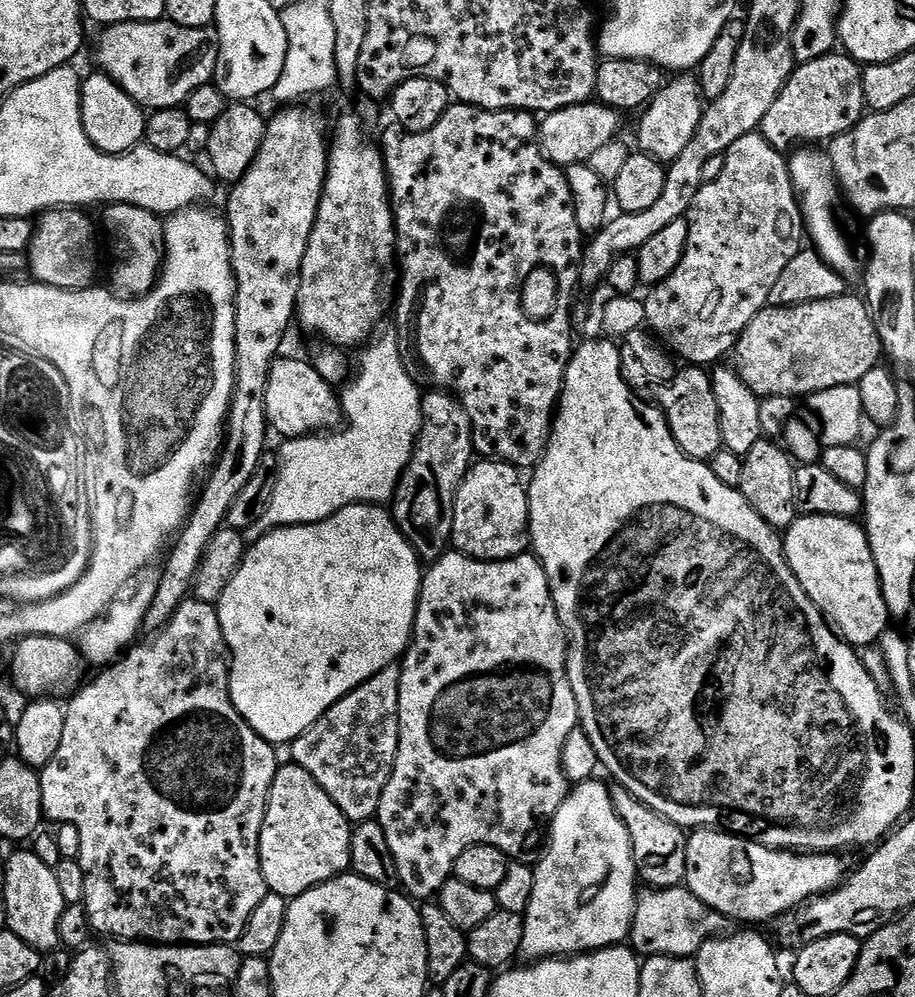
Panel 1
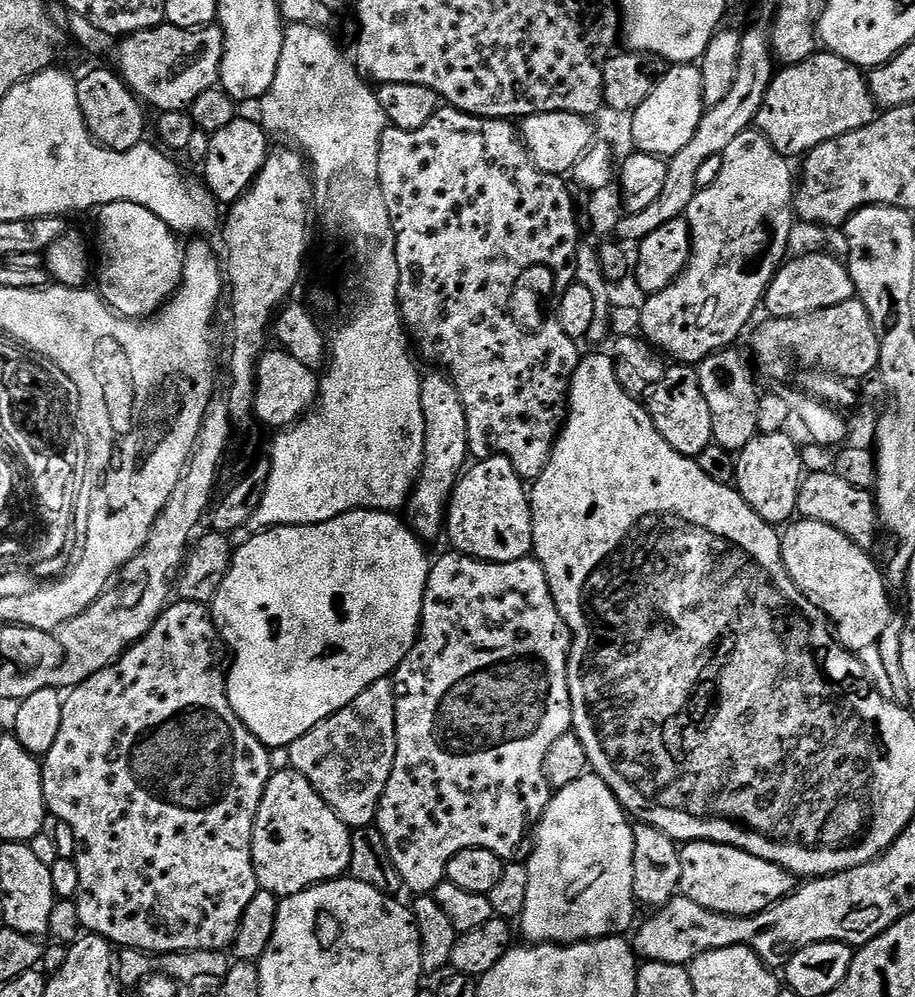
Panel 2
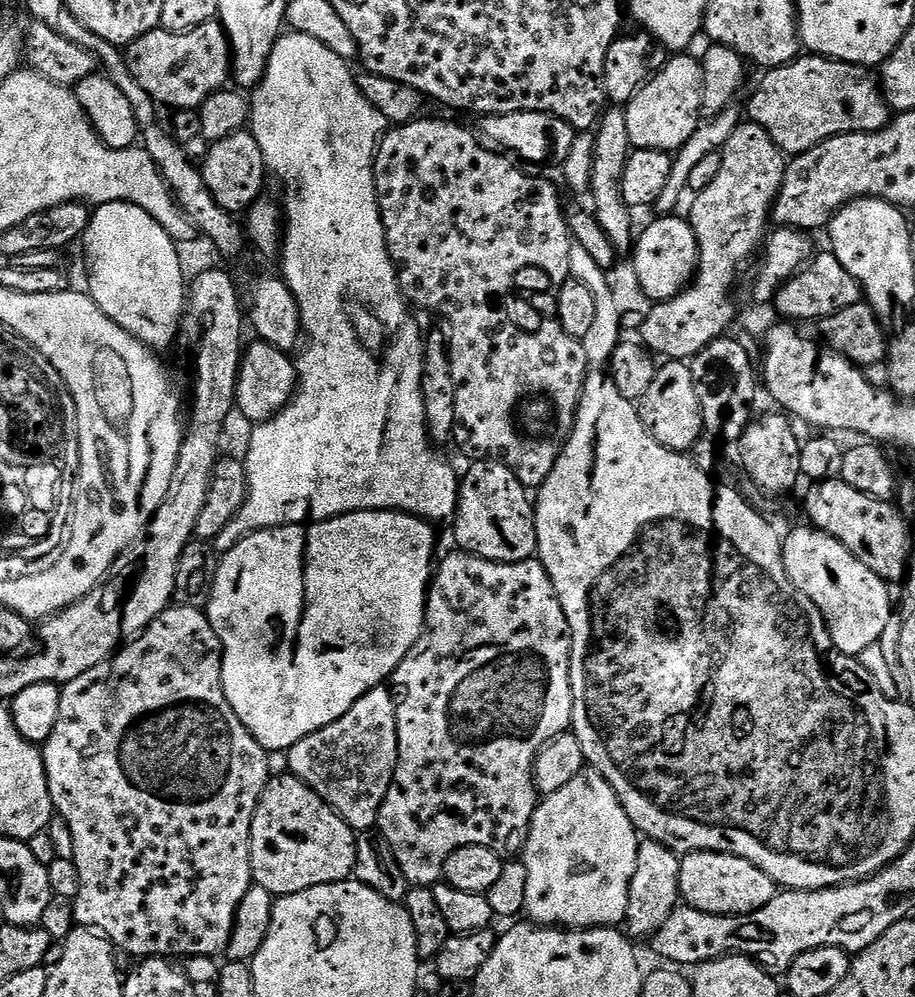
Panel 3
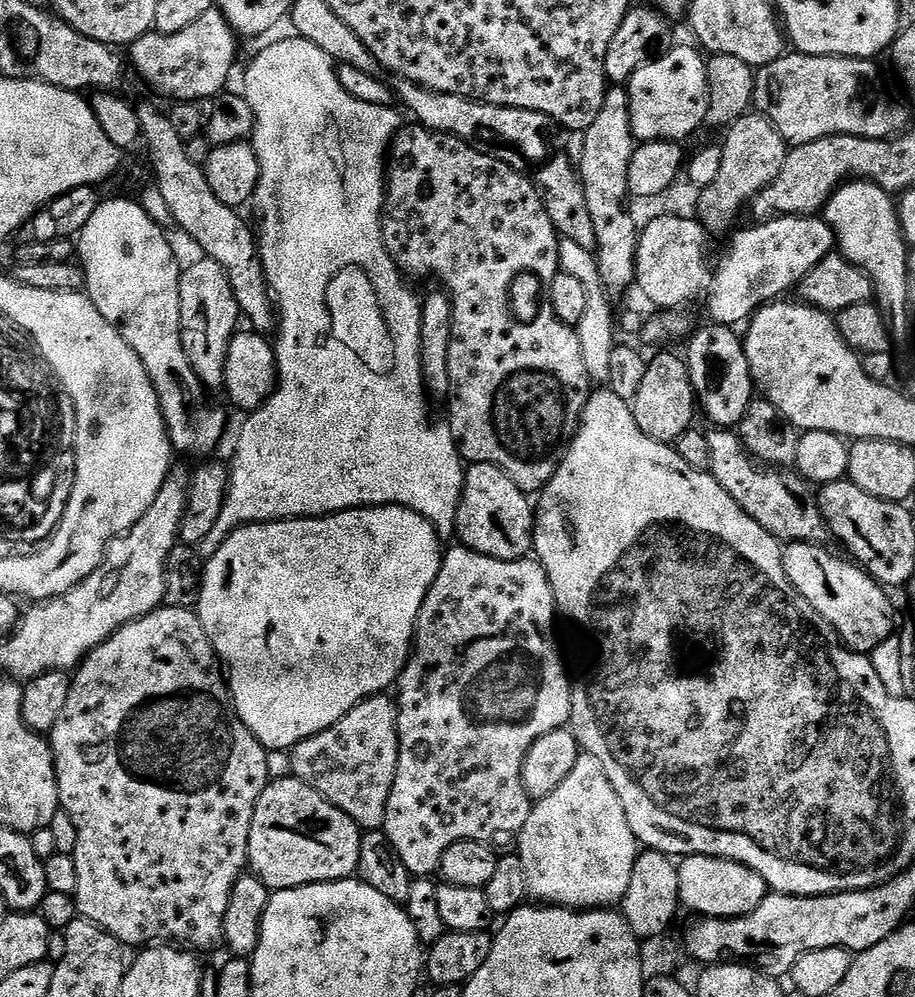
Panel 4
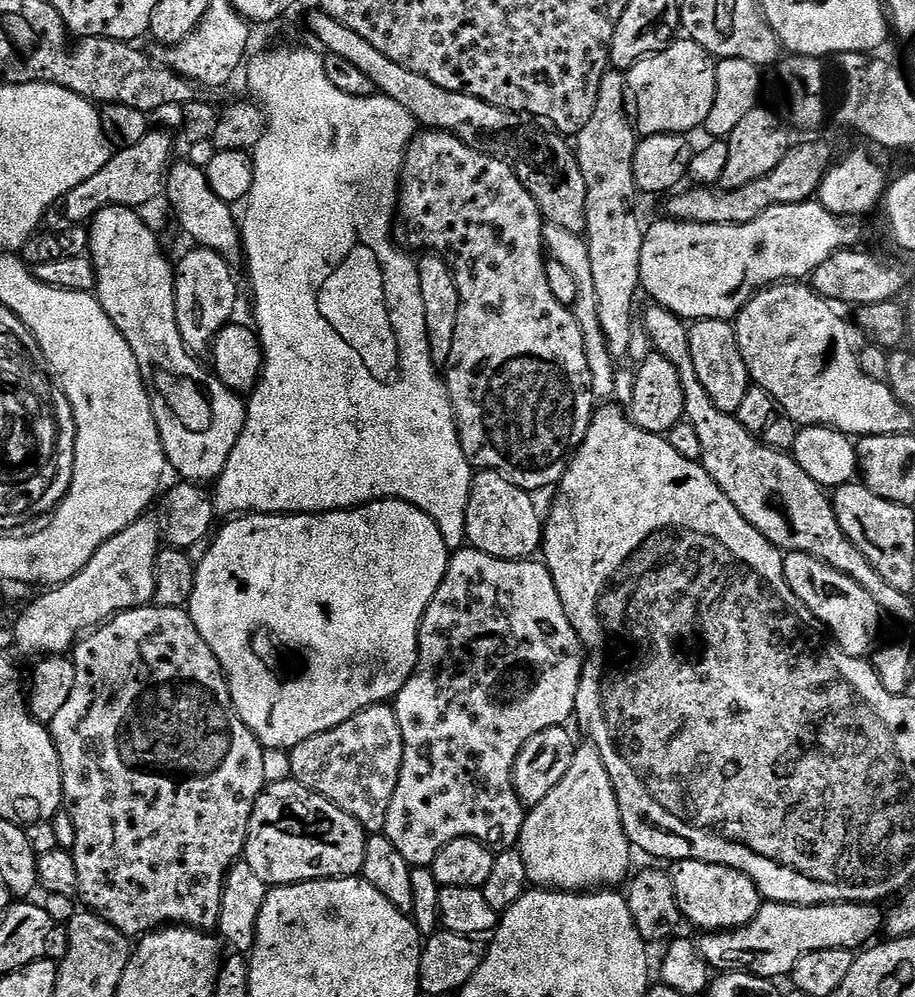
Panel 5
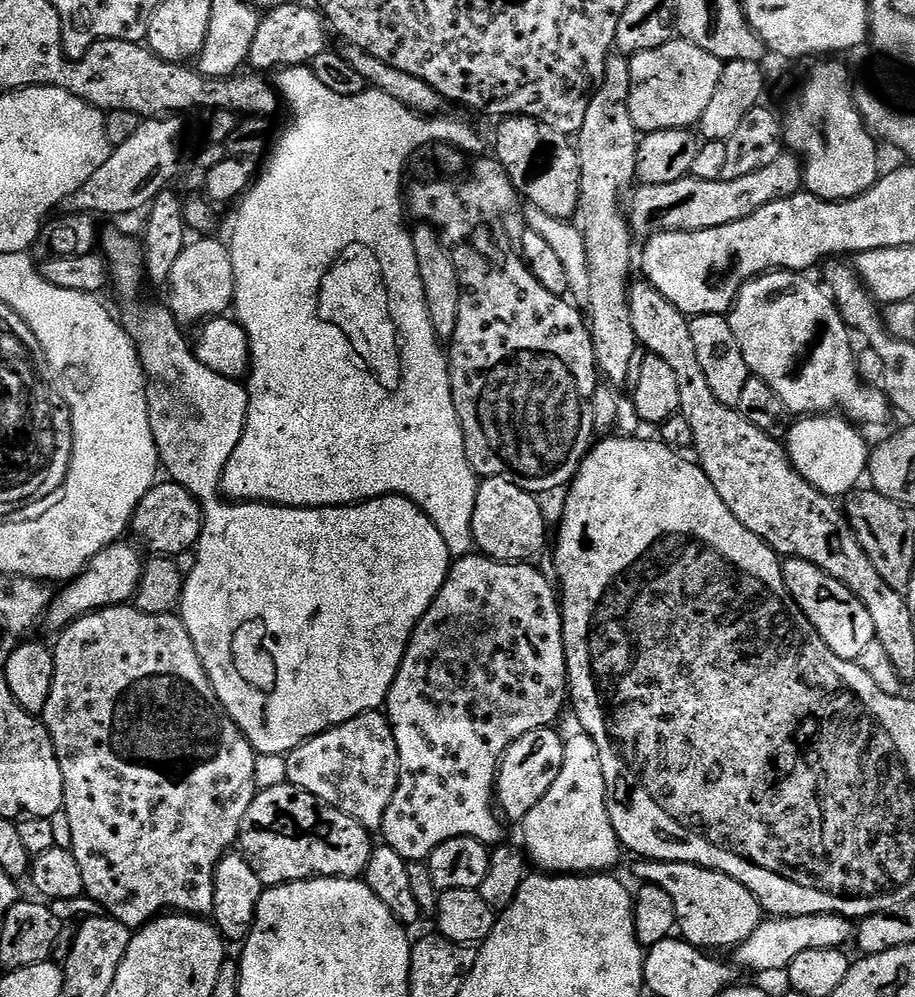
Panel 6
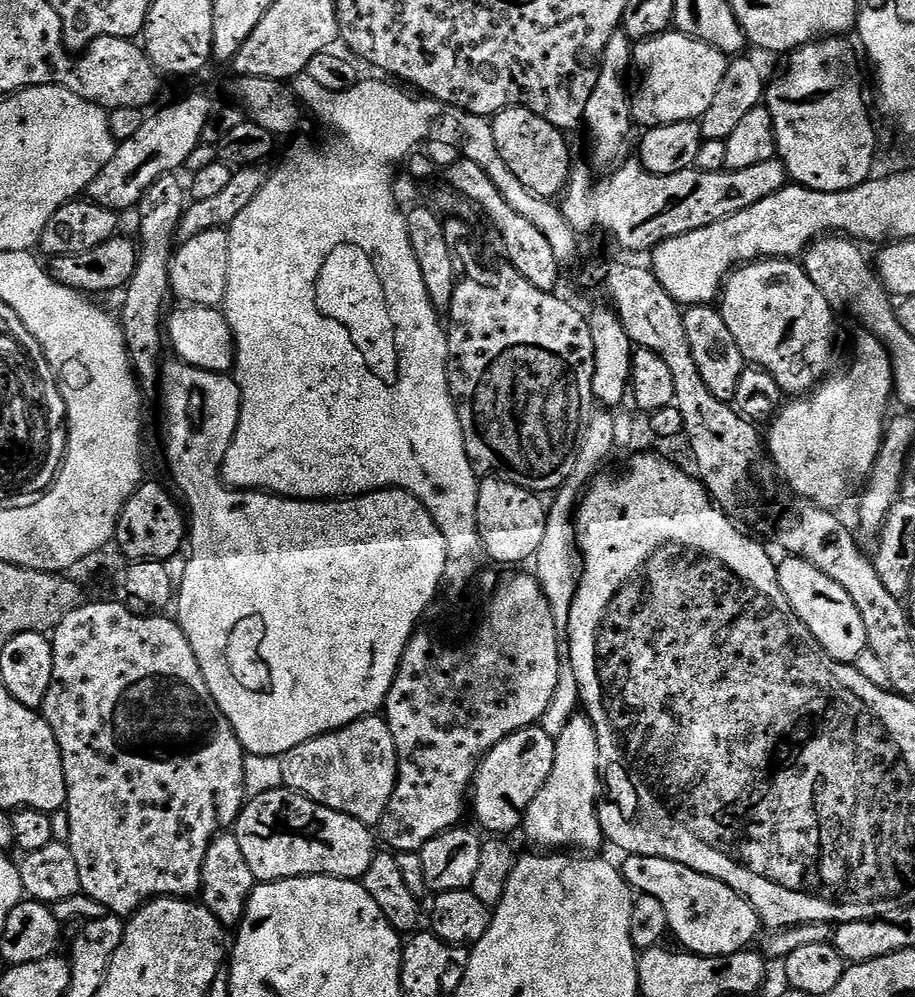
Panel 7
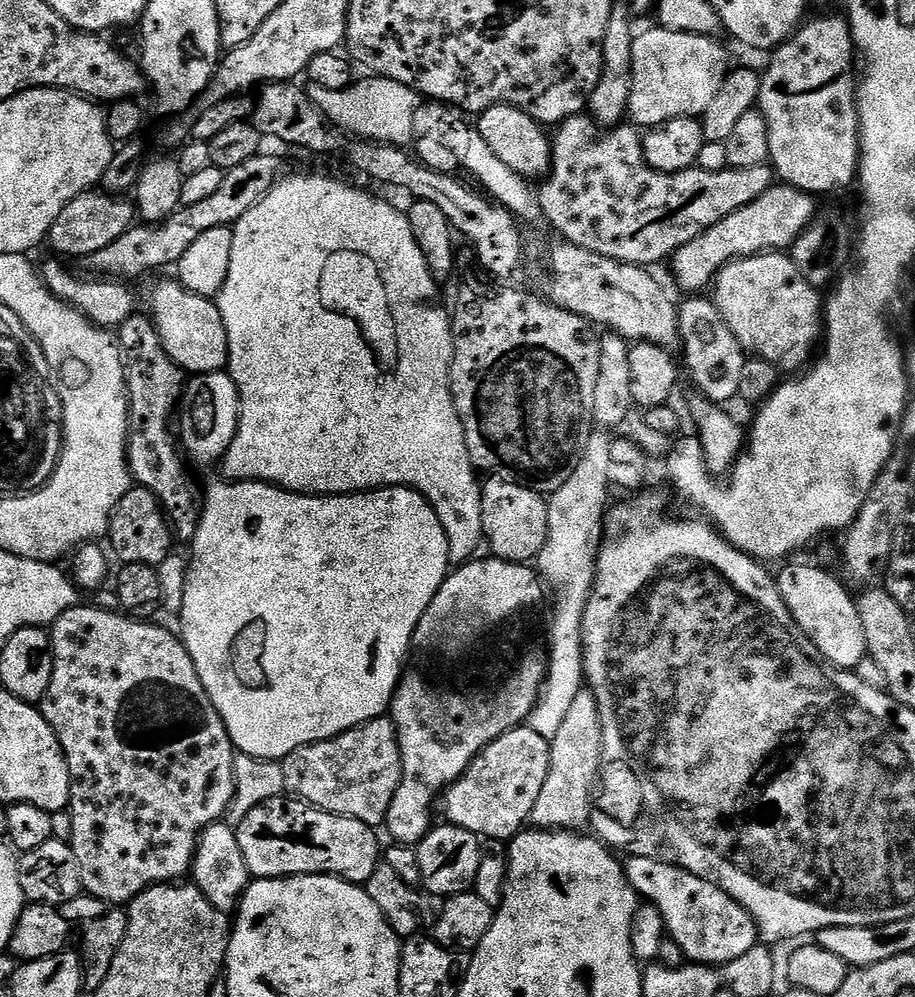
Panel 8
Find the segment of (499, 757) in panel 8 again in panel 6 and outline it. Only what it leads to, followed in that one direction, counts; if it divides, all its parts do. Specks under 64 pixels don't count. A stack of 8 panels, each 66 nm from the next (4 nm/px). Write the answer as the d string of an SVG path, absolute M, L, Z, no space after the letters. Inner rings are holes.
M552 726L530 730L504 751L504 757L500 759L500 767L496 773L494 796L498 801L499 811L505 817L508 815L516 822L523 821L524 816L530 814L534 806L538 806L546 790L554 786L554 778L558 778L562 766L565 741L565 737L559 736L556 730Z

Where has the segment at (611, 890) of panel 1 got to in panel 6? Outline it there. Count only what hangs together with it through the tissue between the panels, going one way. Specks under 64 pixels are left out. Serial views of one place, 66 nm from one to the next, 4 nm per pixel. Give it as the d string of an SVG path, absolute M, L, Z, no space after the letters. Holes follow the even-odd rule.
M576 730L564 741L562 766L554 786L523 818L522 848L527 859L531 863L533 860L544 874L604 874L612 870L620 860L622 845L610 822L608 795L598 746L587 732Z

